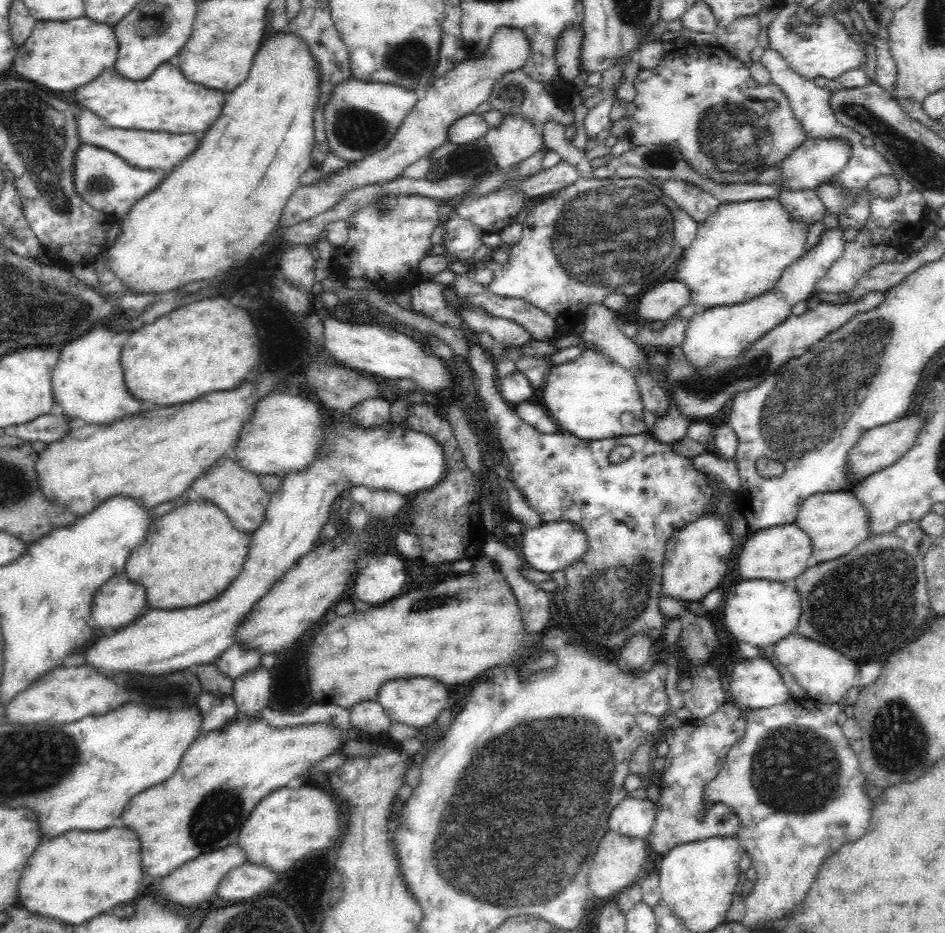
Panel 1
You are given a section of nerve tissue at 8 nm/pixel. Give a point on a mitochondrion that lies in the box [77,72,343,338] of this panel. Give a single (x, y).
(97, 184)

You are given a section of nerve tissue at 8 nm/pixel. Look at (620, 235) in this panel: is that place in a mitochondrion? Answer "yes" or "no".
yes

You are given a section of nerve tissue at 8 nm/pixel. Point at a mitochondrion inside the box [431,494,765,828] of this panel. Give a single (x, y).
(605, 601)

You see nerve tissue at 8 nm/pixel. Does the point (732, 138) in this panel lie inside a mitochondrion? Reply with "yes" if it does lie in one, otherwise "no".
yes

